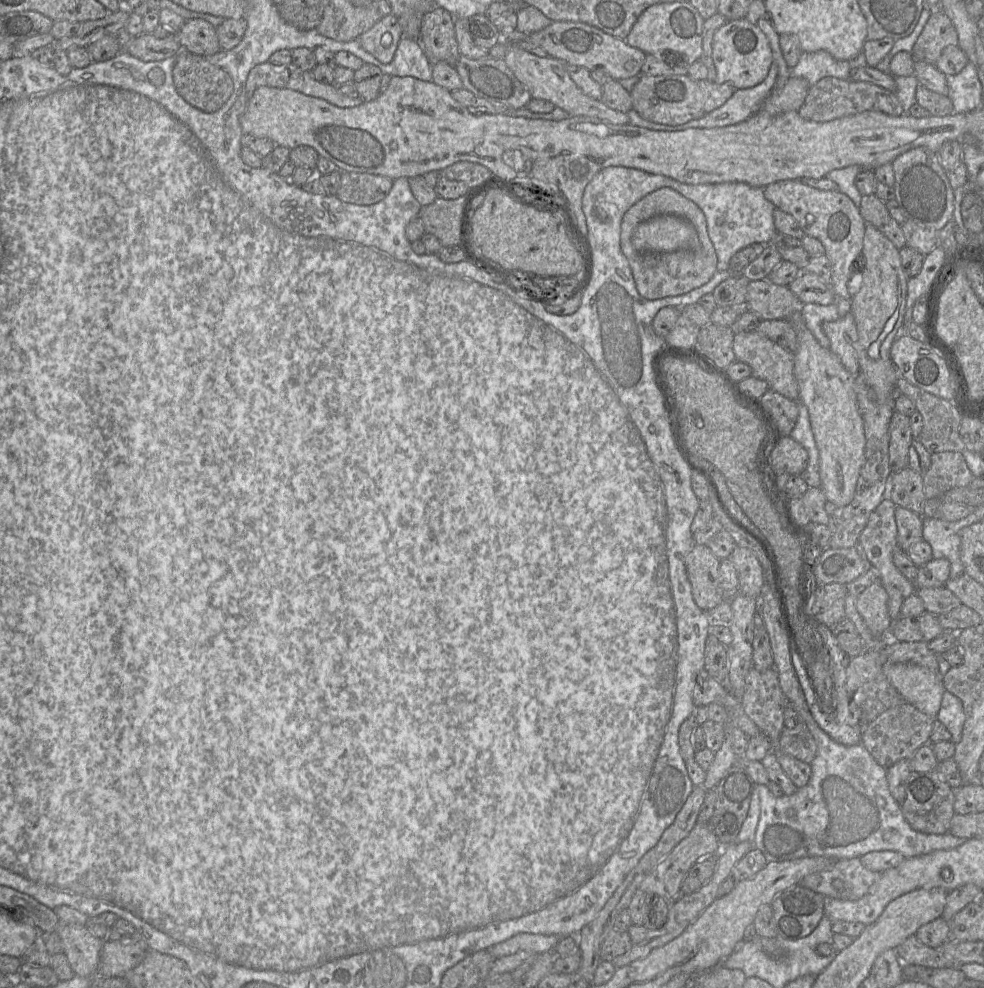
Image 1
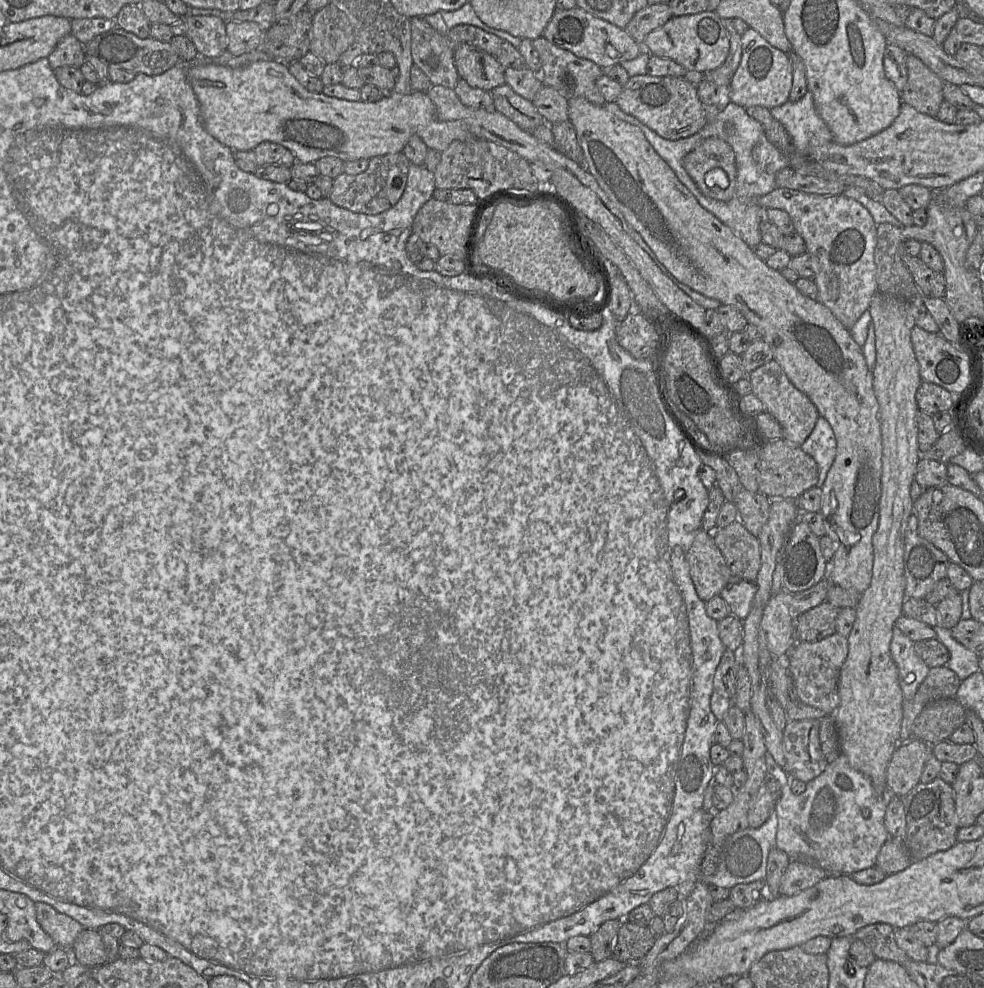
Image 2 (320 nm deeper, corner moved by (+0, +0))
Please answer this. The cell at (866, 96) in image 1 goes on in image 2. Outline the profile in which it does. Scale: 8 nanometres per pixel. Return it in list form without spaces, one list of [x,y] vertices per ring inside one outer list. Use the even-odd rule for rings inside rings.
[[[908,54],[906,58],[907,83],[902,90],[901,100],[917,111],[937,117],[944,101],[944,81],[930,70],[920,59]]]

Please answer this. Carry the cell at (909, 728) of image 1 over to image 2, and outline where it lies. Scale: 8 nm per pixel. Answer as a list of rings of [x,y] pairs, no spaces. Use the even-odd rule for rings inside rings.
[[[915,737],[898,743],[886,771],[891,795],[903,797],[920,782],[924,766],[933,760],[932,746]]]

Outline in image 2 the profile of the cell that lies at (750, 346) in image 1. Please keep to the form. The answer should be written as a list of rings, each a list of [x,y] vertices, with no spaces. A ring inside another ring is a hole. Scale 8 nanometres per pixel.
[[[773,359],[756,368],[748,378],[752,392],[780,424],[783,439],[795,446],[801,446],[814,429],[819,413],[810,399],[799,391],[788,379],[781,366]]]

